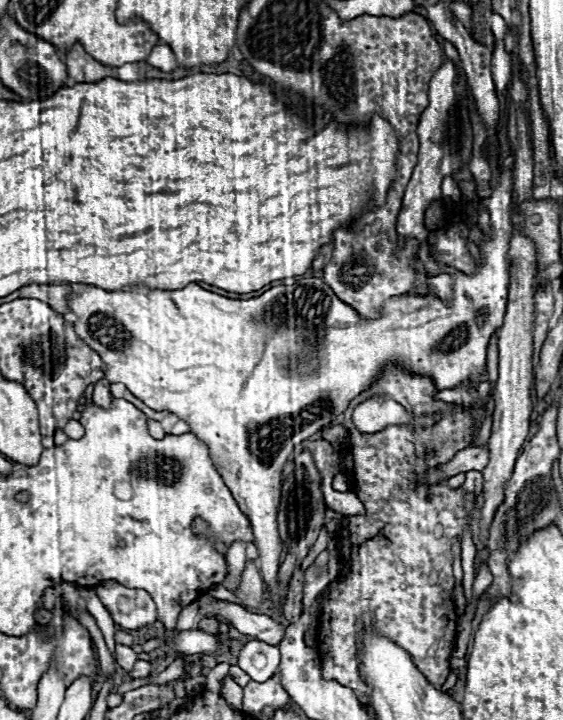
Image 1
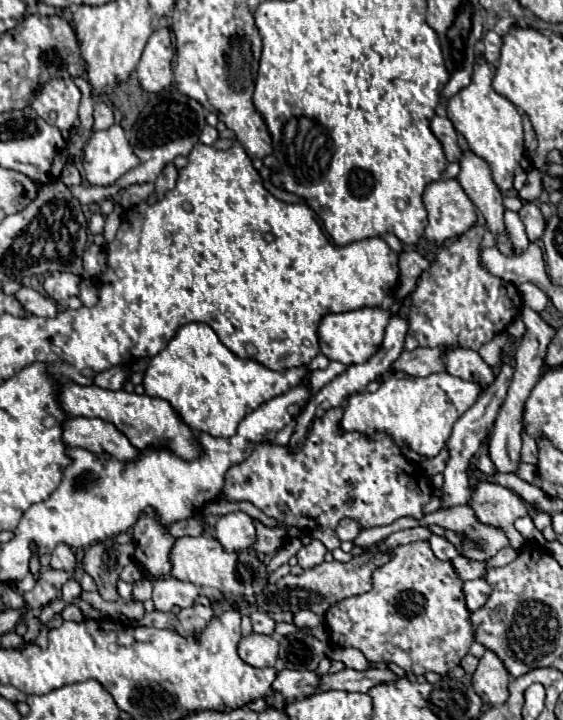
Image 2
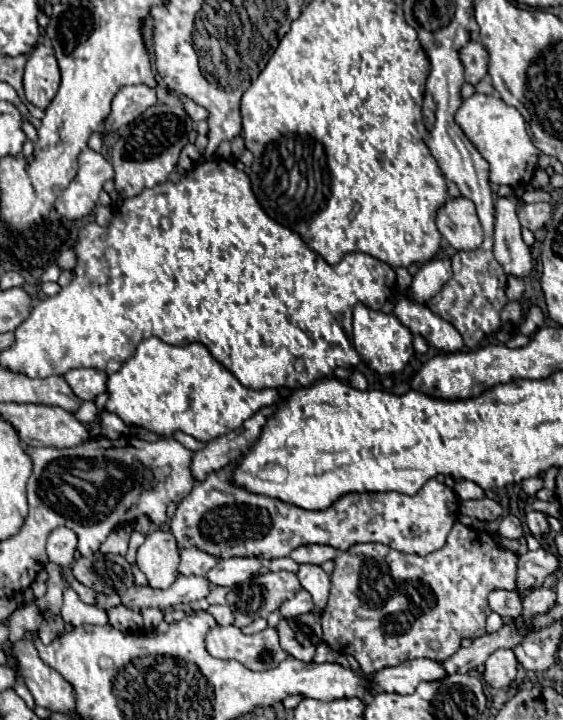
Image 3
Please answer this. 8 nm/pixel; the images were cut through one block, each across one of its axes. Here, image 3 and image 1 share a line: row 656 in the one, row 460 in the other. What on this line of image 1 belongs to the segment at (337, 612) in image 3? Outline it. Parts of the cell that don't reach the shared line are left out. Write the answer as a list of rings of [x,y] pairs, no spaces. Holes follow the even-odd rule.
[[[392,368],[382,374],[378,382],[372,384],[366,392],[362,392],[358,398],[354,398],[344,412],[344,426],[350,432],[350,452],[354,456],[354,478],[352,486],[358,486],[358,498],[364,502],[368,514],[366,516],[348,516],[340,524],[340,544],[342,544],[342,560],[352,562],[352,570],[340,584],[330,584],[328,598],[322,604],[320,614],[320,626],[318,626],[318,650],[320,650],[320,662],[322,662],[322,674],[328,680],[336,680],[342,686],[348,686],[354,690],[356,698],[362,704],[370,704],[370,686],[360,680],[358,672],[358,652],[356,652],[356,636],[358,632],[374,624],[374,628],[394,640],[398,646],[402,646],[406,652],[410,652],[414,664],[420,668],[420,672],[440,688],[448,674],[450,674],[450,656],[452,646],[456,638],[456,622],[458,614],[454,610],[454,604],[450,600],[452,588],[454,588],[454,576],[452,576],[452,538],[462,536],[466,526],[466,512],[464,512],[464,490],[452,490],[446,482],[434,484],[434,486],[416,486],[414,480],[418,474],[444,464],[452,460],[452,456],[470,446],[474,438],[474,418],[468,410],[456,410],[442,420],[438,420],[430,428],[408,428],[408,426],[388,426],[384,432],[378,434],[364,434],[358,432],[352,424],[352,412],[362,400],[368,400],[370,396],[388,396],[402,404],[412,414],[434,414],[438,410],[446,410],[448,404],[434,400],[434,394],[438,388],[430,378],[416,378],[400,368]],[[426,452],[434,452],[428,458],[422,458]]]

